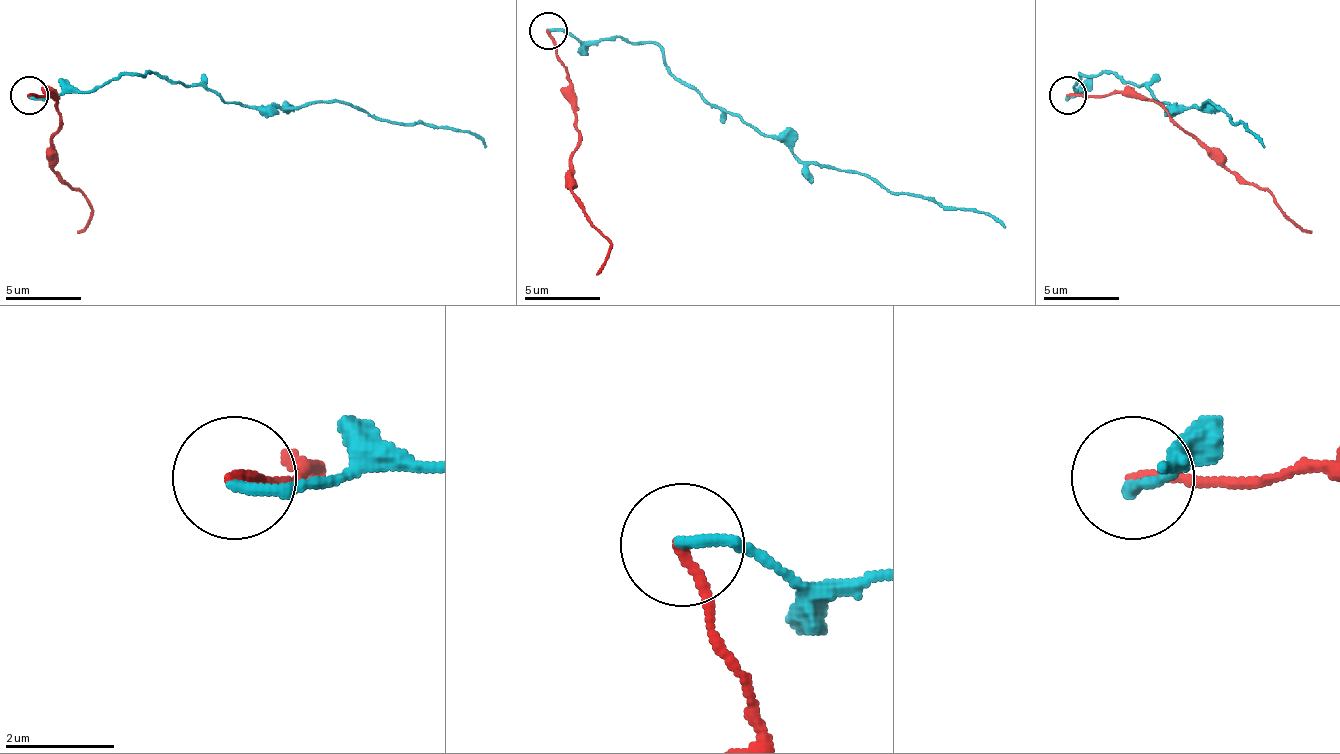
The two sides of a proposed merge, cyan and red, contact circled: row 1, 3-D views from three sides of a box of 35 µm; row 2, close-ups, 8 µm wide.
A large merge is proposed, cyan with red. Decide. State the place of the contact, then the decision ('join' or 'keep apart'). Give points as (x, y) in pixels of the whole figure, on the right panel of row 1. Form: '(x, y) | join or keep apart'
(1068, 95) | keep apart

